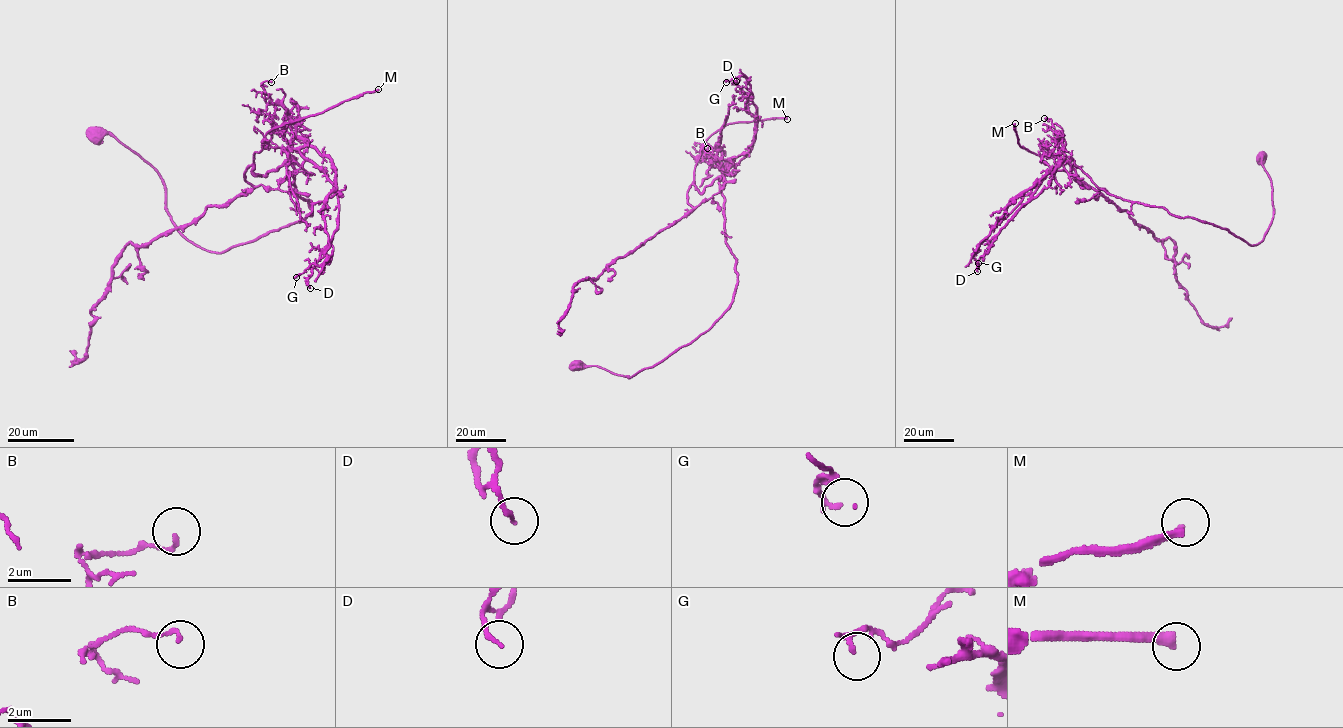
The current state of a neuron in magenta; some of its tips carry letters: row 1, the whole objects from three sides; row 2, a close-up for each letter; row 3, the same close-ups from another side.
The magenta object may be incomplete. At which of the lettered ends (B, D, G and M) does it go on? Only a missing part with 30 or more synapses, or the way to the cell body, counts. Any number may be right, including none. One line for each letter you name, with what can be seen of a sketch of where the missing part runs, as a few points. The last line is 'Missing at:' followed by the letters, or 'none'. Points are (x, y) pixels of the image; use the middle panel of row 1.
Missing at: M

